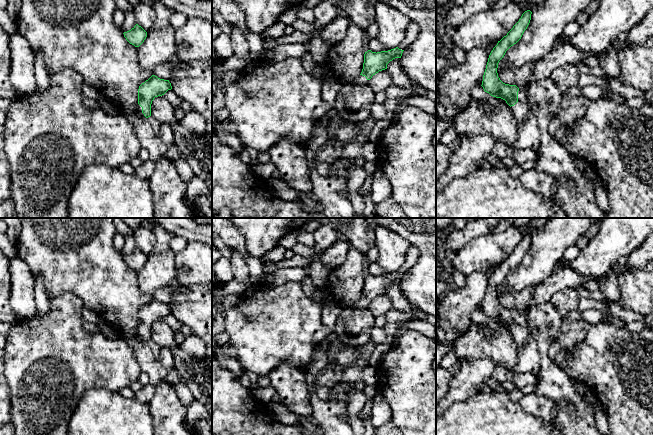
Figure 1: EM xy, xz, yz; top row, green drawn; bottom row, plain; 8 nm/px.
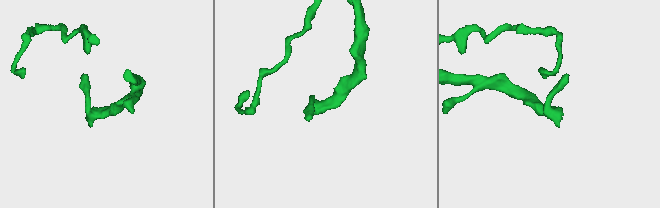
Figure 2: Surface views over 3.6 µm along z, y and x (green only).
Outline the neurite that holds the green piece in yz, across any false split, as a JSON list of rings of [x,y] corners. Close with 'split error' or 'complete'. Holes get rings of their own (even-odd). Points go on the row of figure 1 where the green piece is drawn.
[[[530,10],[525,11],[507,35],[498,41],[493,48],[488,58],[481,85],[484,91],[491,96],[506,101],[518,123],[523,122],[530,112],[526,90],[520,89],[516,85],[503,83],[498,77],[497,68],[506,51],[521,39],[530,23],[531,14]]]; split error

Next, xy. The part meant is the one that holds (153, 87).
[[[152,75],[142,83],[138,89],[137,112],[144,118],[151,116],[151,104],[155,97],[164,95],[172,86],[169,80],[160,79]]]; split error

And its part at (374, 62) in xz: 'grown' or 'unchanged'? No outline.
grown

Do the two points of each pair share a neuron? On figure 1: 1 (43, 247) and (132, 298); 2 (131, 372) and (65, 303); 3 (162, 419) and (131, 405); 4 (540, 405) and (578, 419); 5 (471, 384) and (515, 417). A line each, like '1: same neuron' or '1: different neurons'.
1: same neuron
2: same neuron
3: different neurons
4: different neurons
5: different neurons

